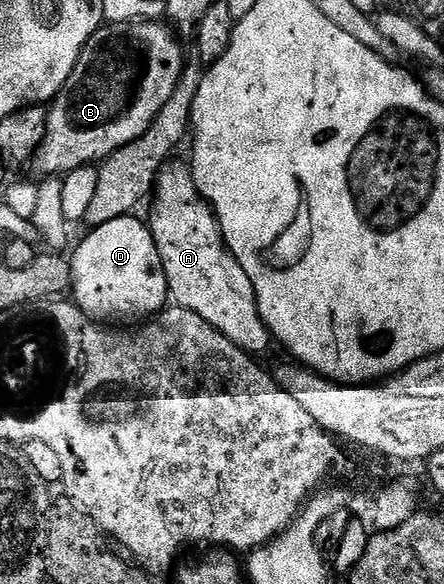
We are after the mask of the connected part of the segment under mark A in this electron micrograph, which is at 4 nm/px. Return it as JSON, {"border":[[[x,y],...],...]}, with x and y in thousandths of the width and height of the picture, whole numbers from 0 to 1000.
{"border":[[[394,274],[372,281],[351,305],[338,375],[342,406],[374,462],[378,505],[394,526],[446,538],[552,603],[595,603],[608,570],[586,543],[572,490],[495,399],[495,378],[453,336],[430,286]]]}

